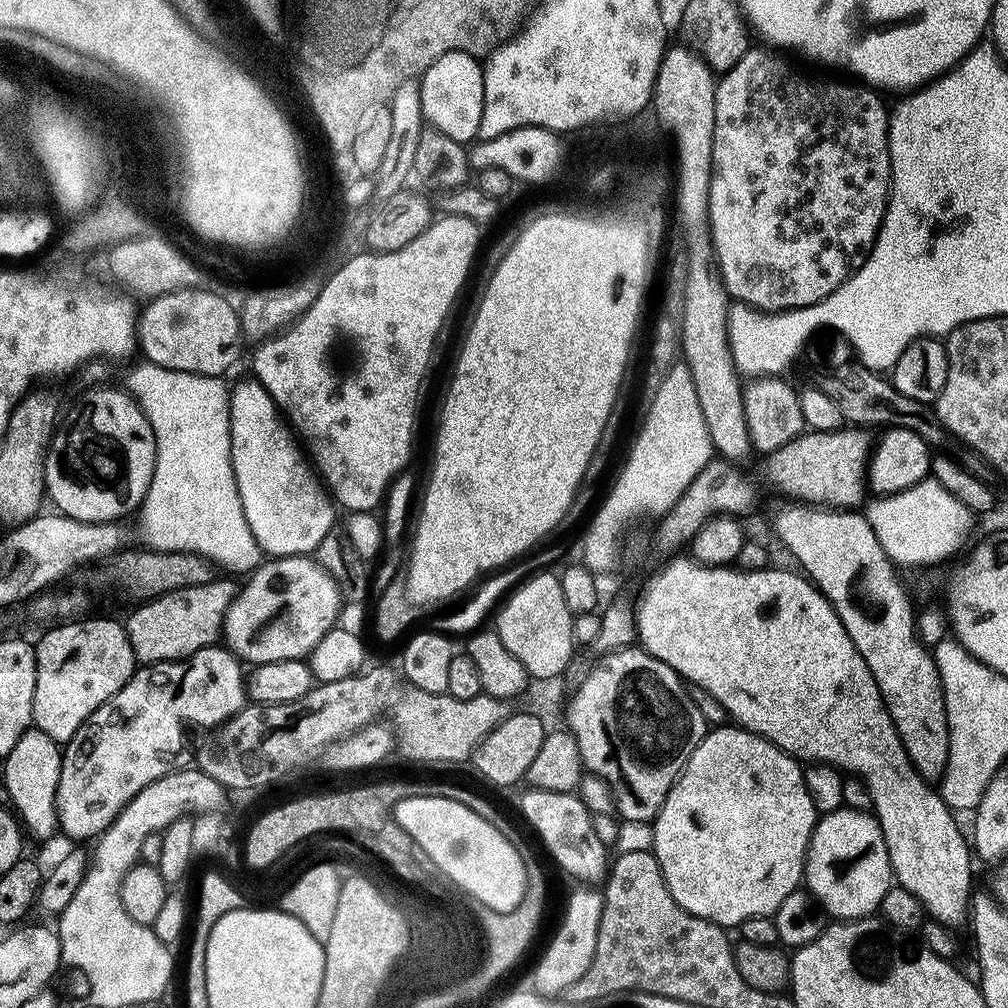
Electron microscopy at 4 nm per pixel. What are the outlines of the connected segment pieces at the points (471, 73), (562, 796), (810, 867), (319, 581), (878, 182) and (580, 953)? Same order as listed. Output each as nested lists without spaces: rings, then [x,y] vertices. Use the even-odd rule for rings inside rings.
[[[447,52],[434,61],[419,77],[421,114],[433,129],[454,142],[468,146],[480,135],[484,65],[477,57],[465,52]]]
[[[529,787],[520,796],[520,812],[524,820],[540,835],[550,855],[564,872],[569,872],[578,882],[603,881],[610,867],[609,849],[594,834],[592,813],[588,811],[579,795],[570,792],[555,792]]]
[[[847,806],[823,813],[808,839],[802,880],[817,905],[836,920],[860,920],[873,915],[886,898],[886,890],[894,886],[890,854],[875,815]]]
[[[311,555],[265,559],[245,580],[248,581],[242,584],[228,607],[222,633],[223,643],[230,646],[231,651],[235,652],[241,661],[253,660],[252,664],[257,666],[285,658],[308,658],[318,646],[319,640],[332,628],[337,627],[340,604],[342,608],[341,585],[337,584],[336,579],[321,566],[319,560]],[[272,628],[284,628],[284,633],[279,636]]]
[[[759,46],[749,47],[747,54],[736,63],[728,72],[723,73],[716,80],[716,93],[714,94],[714,142],[712,158],[712,181],[708,191],[708,223],[712,234],[712,249],[716,255],[716,266],[720,274],[720,281],[724,284],[724,289],[728,291],[729,297],[733,301],[741,304],[748,304],[751,308],[759,308],[761,312],[788,312],[792,308],[805,308],[811,304],[822,302],[842,282],[852,275],[853,271],[860,267],[861,262],[865,260],[869,252],[872,251],[876,236],[880,233],[880,227],[884,221],[884,216],[888,213],[888,198],[892,190],[892,167],[890,166],[890,146],[888,145],[888,117],[890,115],[889,105],[884,105],[884,100],[877,89],[863,83],[848,80],[823,80],[820,76],[807,76],[804,72],[799,72],[788,60],[783,60],[783,55],[769,50],[767,47]]]
[[[576,886],[564,904],[564,917],[560,929],[552,936],[552,941],[544,948],[540,961],[536,964],[535,991],[545,998],[556,998],[567,993],[568,987],[582,978],[594,958],[598,942],[598,922],[602,918],[603,895],[592,886]]]

